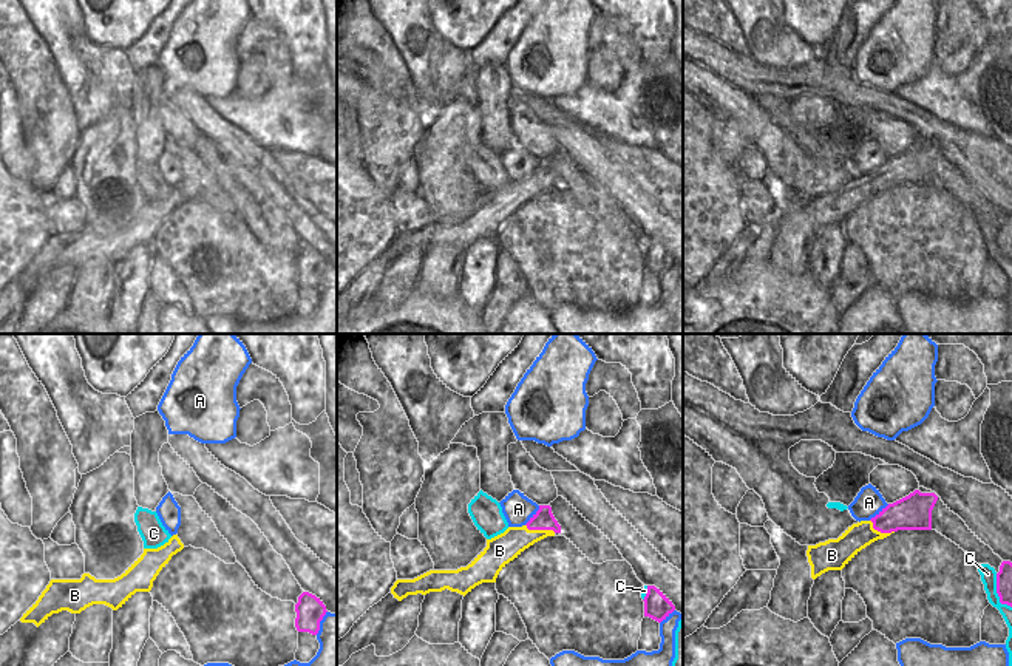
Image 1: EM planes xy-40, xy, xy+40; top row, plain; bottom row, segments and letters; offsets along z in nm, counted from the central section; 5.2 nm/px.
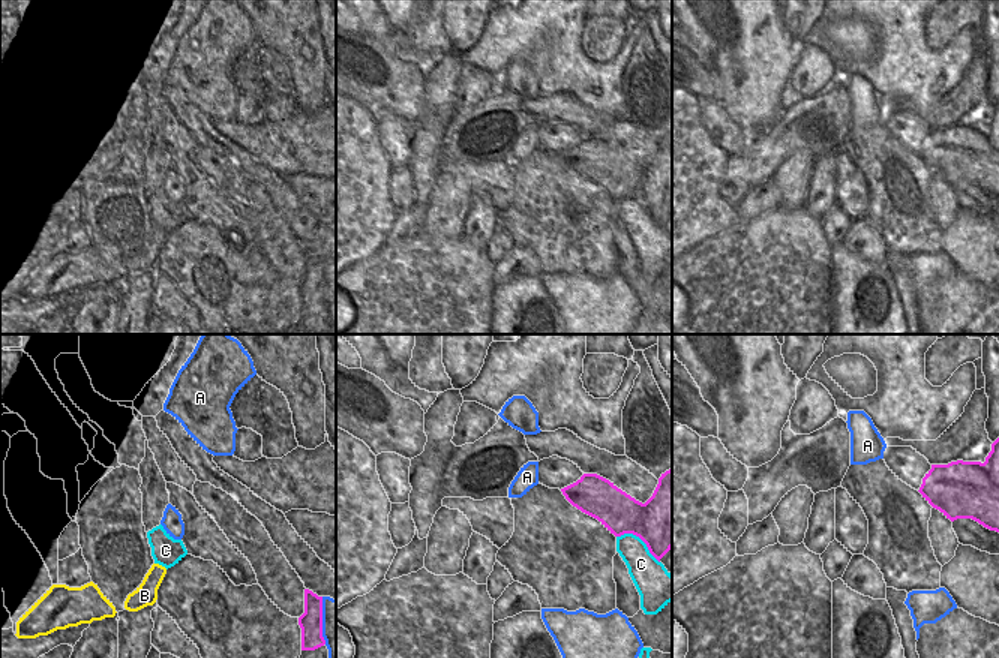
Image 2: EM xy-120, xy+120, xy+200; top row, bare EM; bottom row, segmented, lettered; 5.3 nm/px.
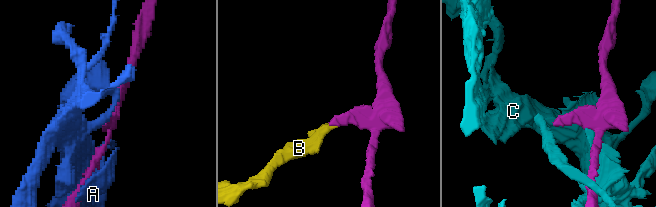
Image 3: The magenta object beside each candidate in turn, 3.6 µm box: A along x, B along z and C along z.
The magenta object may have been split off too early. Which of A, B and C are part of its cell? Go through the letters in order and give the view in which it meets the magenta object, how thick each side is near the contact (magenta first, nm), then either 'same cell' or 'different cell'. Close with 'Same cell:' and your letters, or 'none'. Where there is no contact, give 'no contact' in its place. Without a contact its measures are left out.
A: xy | 110/160 nm | different cell
B: xy | 110/150 nm | different cell
C: xy+40 | 80/80 nm | different cell
Same cell: none

